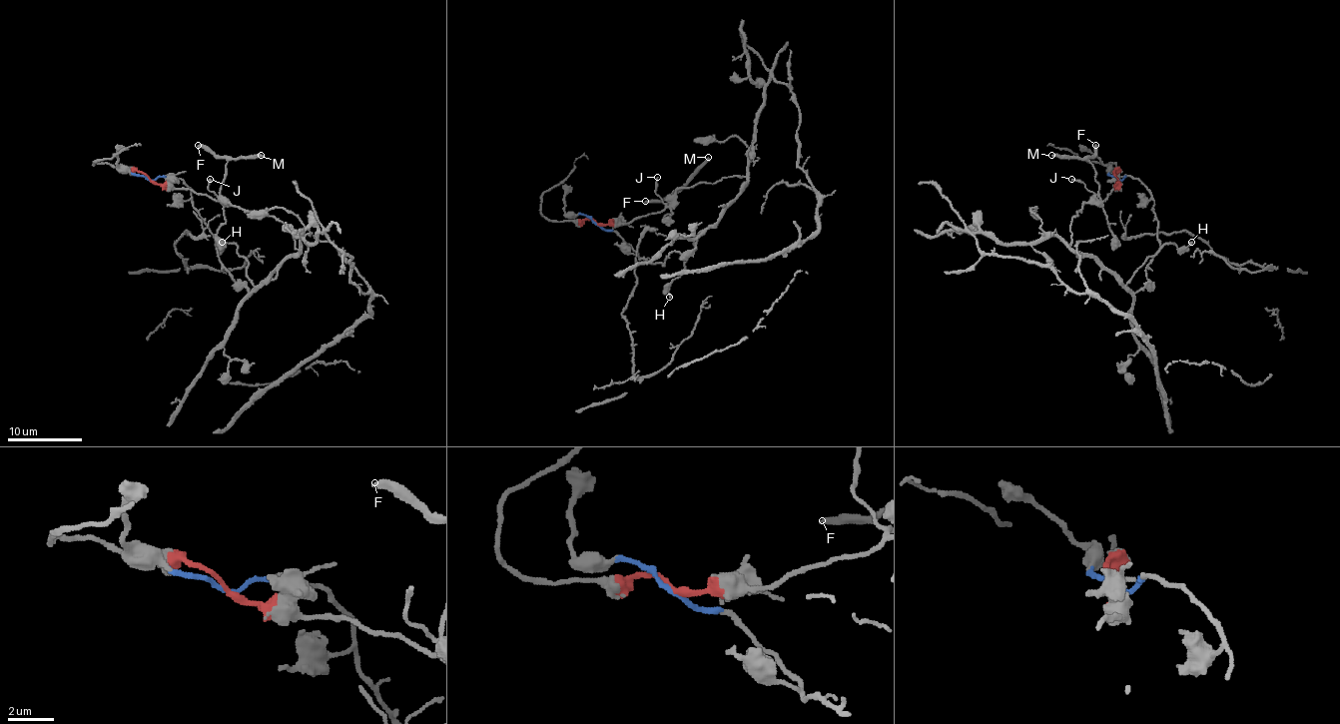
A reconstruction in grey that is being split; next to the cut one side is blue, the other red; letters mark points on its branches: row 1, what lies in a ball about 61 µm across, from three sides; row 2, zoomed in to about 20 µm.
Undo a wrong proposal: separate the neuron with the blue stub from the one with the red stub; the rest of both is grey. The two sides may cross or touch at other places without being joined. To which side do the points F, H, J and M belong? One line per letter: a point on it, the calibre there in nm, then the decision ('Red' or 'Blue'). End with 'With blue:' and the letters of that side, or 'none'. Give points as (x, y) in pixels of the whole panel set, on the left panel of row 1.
F: Place: (198, 145). Thickness 320 nm. Red
H: Place: (222, 242). Thickness 170 nm. Blue
J: Place: (210, 179). Thickness 160 nm. Red
M: Place: (261, 155). Thickness 320 nm. Red
With blue: H

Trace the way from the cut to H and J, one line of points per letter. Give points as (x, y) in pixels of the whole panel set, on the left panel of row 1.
H: (149, 178), (179, 178), (190, 190), (218, 261), (250, 291), (248, 263), (237, 246), (222, 242)
J: (149, 178), (158, 184), (184, 188), (218, 199), (209, 190), (211, 178)

